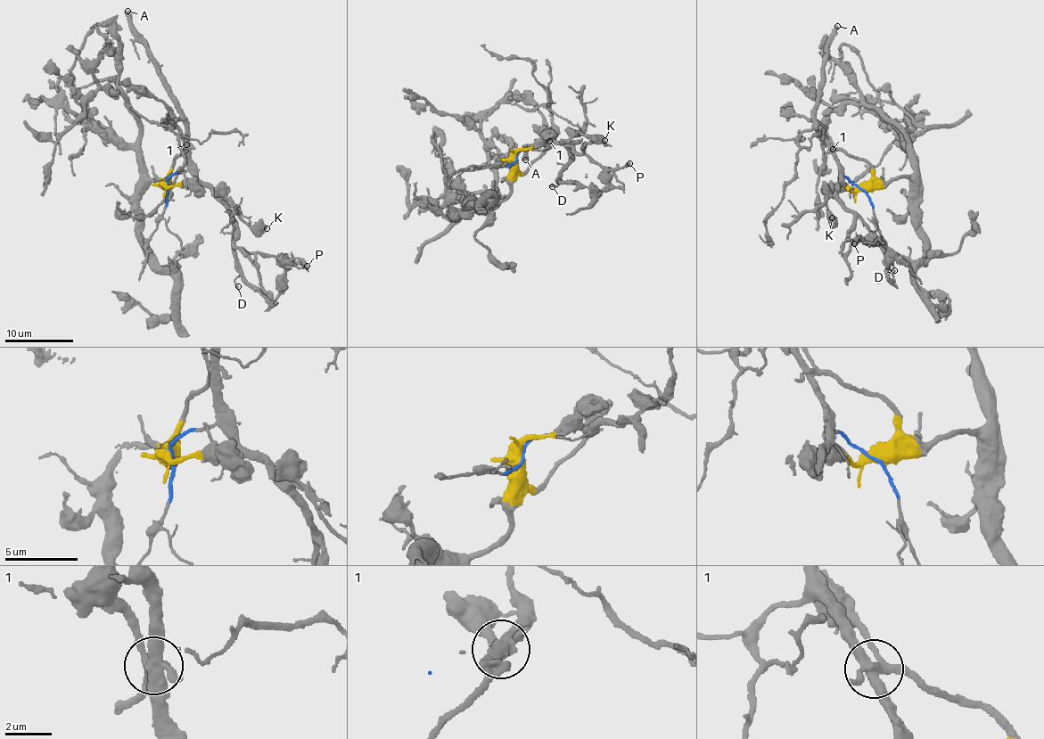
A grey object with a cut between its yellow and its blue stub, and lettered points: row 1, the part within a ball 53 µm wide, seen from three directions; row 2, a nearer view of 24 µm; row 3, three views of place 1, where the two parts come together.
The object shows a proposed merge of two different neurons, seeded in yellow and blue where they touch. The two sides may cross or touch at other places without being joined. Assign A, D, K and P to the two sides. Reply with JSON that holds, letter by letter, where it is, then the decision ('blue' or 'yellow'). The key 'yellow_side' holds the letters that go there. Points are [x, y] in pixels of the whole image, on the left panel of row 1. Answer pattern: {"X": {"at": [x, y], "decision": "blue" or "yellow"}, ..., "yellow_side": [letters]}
{"A": {"at": [127, 11], "decision": "blue"}, "D": {"at": [238, 286], "decision": "blue"}, "K": {"at": [267, 228], "decision": "blue"}, "P": {"at": [307, 266], "decision": "blue"}, "yellow_side": []}

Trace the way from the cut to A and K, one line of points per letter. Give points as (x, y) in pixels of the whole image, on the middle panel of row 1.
A: (515, 158), (522, 151), (544, 144), (546, 146), (555, 134), (552, 129), (554, 131), (530, 149), (525, 160)
K: (515, 158), (530, 147), (572, 138), (580, 131), (590, 140), (604, 141)

